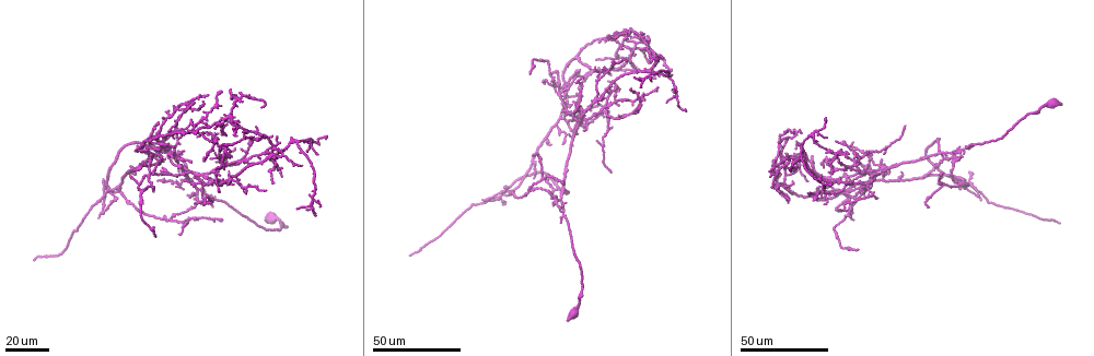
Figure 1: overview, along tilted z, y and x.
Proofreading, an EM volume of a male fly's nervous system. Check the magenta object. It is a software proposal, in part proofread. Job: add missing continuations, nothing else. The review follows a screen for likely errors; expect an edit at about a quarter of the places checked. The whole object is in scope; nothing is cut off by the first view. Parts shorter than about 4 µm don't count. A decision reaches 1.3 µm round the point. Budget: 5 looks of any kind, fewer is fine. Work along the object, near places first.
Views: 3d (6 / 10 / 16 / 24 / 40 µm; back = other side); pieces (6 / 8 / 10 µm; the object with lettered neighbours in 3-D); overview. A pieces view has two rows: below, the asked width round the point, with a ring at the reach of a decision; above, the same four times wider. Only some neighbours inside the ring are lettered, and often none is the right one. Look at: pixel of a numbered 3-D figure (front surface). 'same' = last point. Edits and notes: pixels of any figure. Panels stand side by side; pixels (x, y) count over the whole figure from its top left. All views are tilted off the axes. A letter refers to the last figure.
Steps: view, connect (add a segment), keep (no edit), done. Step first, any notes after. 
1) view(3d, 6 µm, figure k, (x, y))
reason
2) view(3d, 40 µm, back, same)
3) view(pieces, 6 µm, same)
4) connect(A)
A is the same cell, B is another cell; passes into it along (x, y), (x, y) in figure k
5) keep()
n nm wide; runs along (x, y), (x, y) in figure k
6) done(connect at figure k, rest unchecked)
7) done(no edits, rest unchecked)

view(3d, 24 µm, figure 1, (165, 161))
branch stops here

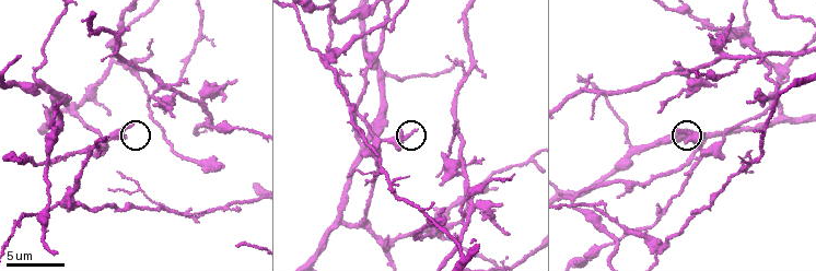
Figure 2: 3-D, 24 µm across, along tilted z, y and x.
view(pieces, 8 µm, figure 2, (417, 131))

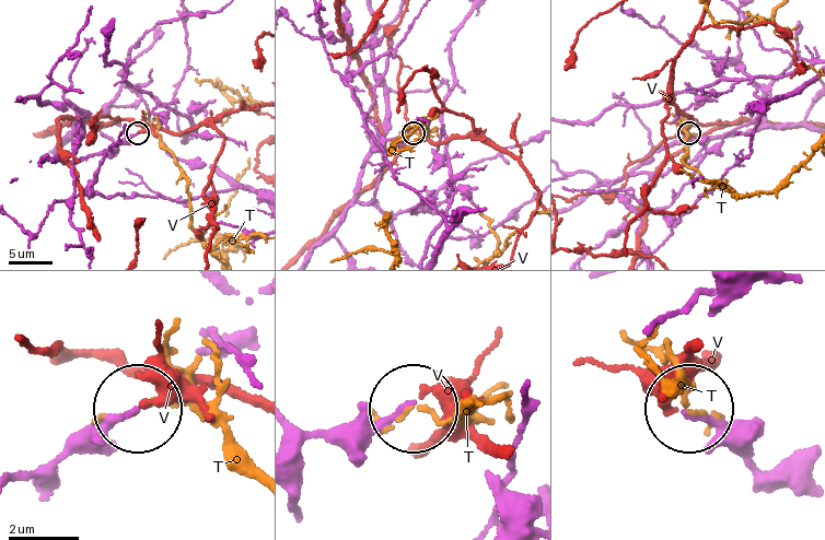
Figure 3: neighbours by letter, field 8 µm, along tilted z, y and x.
keep()
T and V are other cells; runs along (295, 481), (317, 437), (408, 408) in figure 3; no lettered segment goes on from it

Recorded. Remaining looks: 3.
view(3d, 24 µm, figure 1, (563, 144))
tapers out

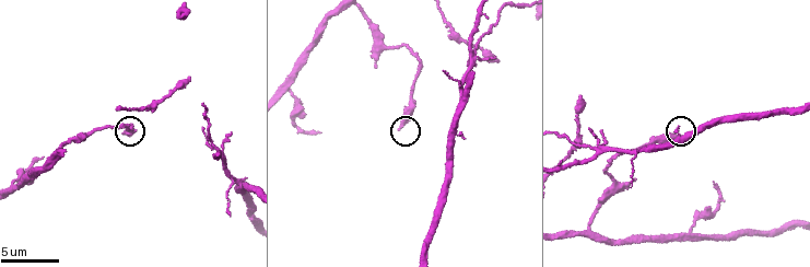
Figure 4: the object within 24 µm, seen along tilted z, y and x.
view(3d, 10 µm, figure 4, (399, 128))

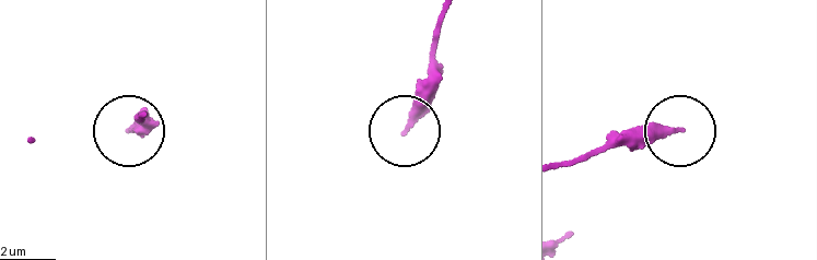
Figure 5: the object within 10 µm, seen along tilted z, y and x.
view(pieces, 8 µm, figure 5, (681, 129))
what lies round it

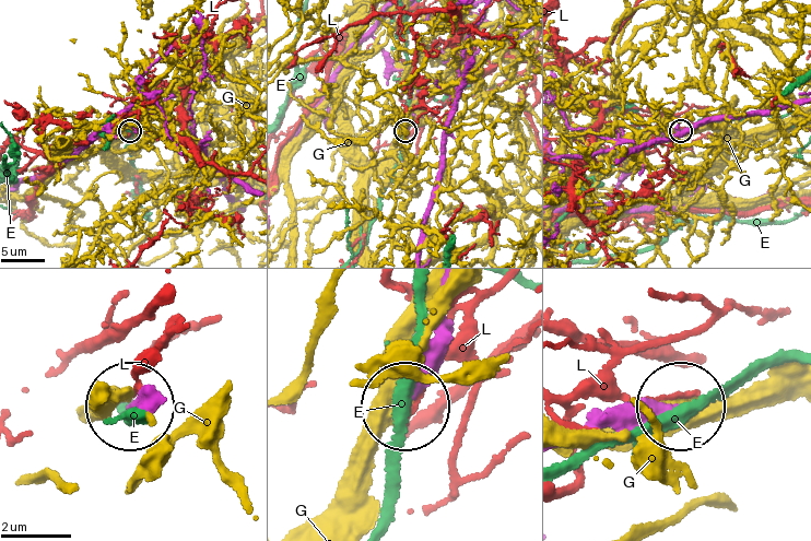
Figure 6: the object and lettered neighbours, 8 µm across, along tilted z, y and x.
keep()
E, G and L are other cells; runs along (567, 432), (643, 424), (674, 410) in figure 6; no lettered segment goes on from it

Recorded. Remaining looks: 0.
done(no edits, rest unchecked)

